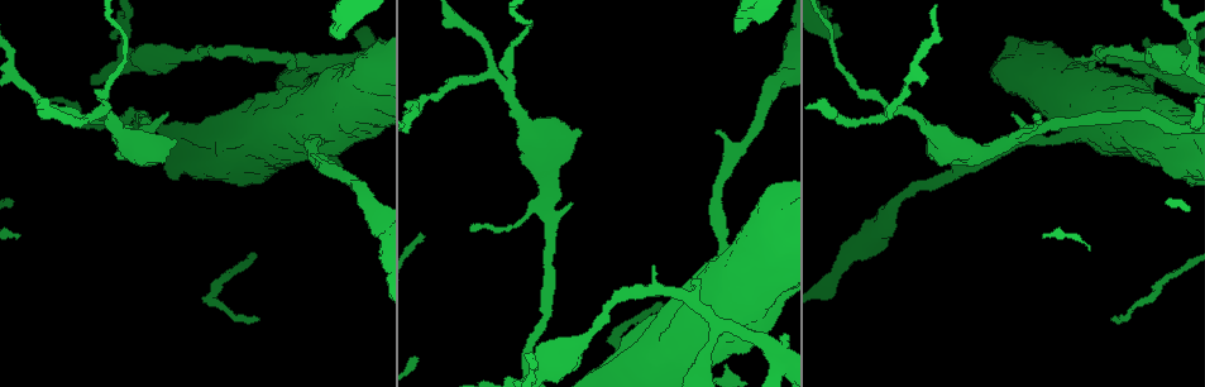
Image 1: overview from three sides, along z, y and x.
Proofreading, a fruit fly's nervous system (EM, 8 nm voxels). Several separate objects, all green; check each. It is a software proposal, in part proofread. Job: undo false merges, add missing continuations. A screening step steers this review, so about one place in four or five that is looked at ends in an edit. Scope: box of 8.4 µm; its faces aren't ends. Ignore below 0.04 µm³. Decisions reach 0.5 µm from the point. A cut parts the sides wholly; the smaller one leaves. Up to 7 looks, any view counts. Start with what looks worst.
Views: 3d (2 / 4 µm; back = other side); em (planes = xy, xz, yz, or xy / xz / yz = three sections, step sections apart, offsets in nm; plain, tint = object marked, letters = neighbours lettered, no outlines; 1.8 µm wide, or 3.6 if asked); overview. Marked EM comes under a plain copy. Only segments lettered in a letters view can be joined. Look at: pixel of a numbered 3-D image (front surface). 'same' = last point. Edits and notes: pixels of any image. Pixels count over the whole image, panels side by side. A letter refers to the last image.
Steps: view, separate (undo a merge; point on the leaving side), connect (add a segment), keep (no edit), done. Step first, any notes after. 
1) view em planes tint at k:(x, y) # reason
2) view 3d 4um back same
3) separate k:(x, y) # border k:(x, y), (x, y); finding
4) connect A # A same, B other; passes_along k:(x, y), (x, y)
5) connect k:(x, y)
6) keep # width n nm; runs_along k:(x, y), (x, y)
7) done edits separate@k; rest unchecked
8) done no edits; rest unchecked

view em planes letters at 1:(329, 27) # branch stops here

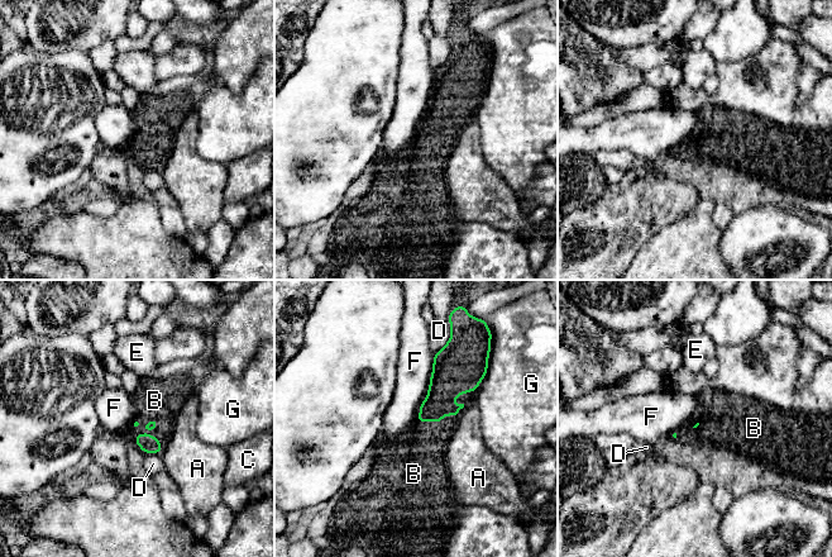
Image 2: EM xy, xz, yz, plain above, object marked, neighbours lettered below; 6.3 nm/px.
connect B # A other, B same, C other, D other, E other, F other, G other; passes_along 2:(458, 369), (460, 408), (434, 437); it goes on there

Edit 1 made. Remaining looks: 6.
view overview # redraw

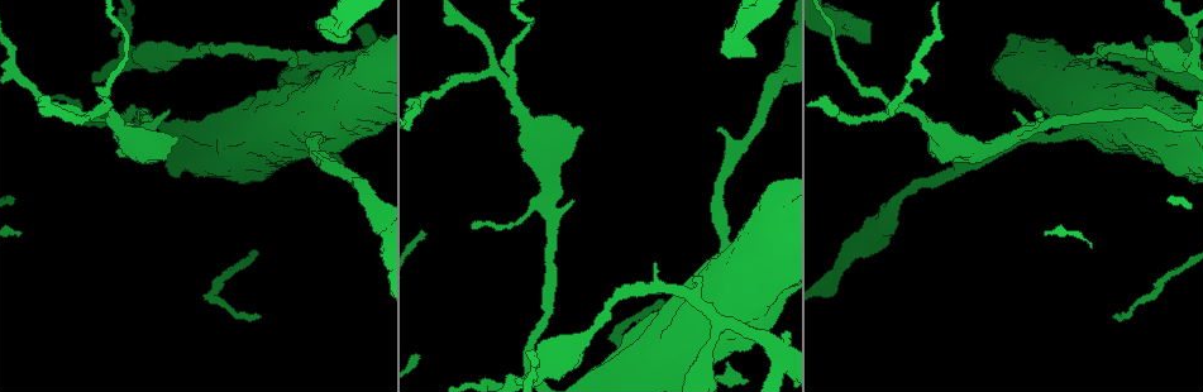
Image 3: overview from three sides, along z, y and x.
view em planes tint at 3:(589, 337) # thick turns thin

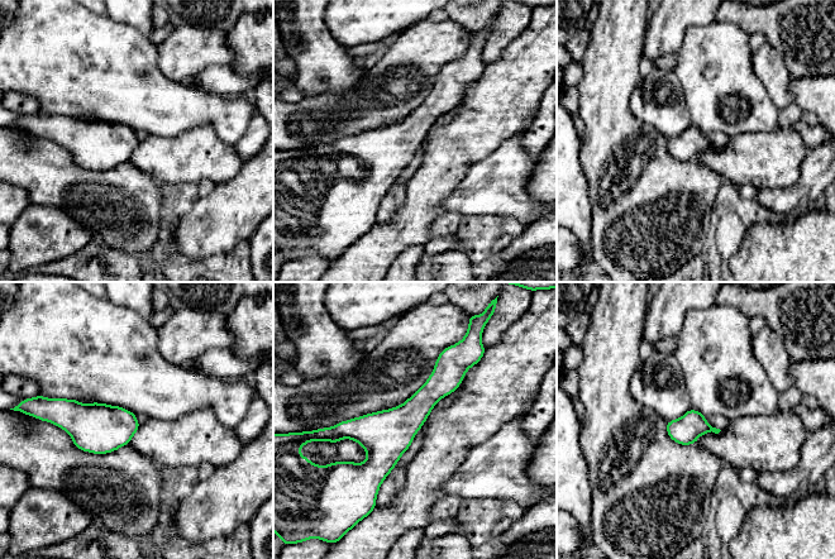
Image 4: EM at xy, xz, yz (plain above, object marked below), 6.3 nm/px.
view em planes letters same # what lies round it

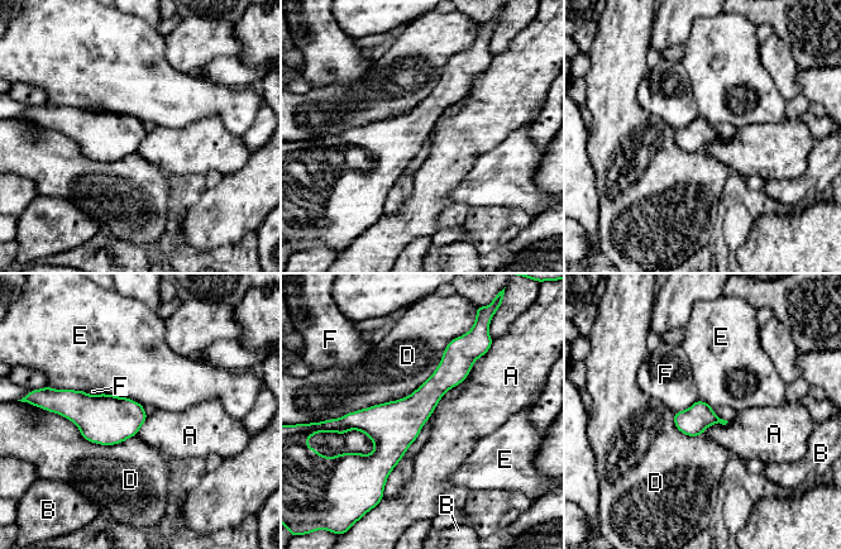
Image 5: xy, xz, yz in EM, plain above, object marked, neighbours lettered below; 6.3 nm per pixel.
keep # A other, B other, D other, E other, F other; border 5:(729, 421), (711, 424), (702, 434); continuous, no second neuron

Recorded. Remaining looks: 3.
view 3d 2um at 3:(774, 353) # thick turns thin

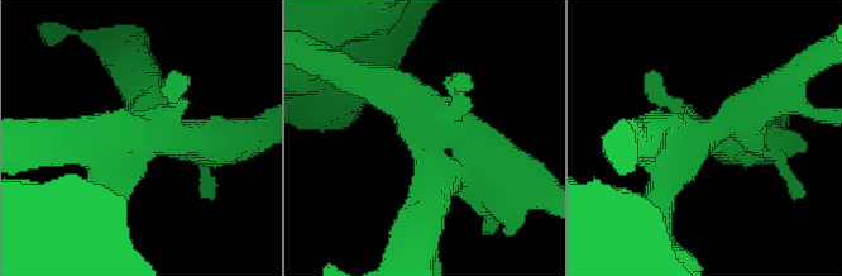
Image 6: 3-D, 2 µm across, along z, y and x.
view em xz step 8 tint at 6:(703, 131) # shape alone is not enough

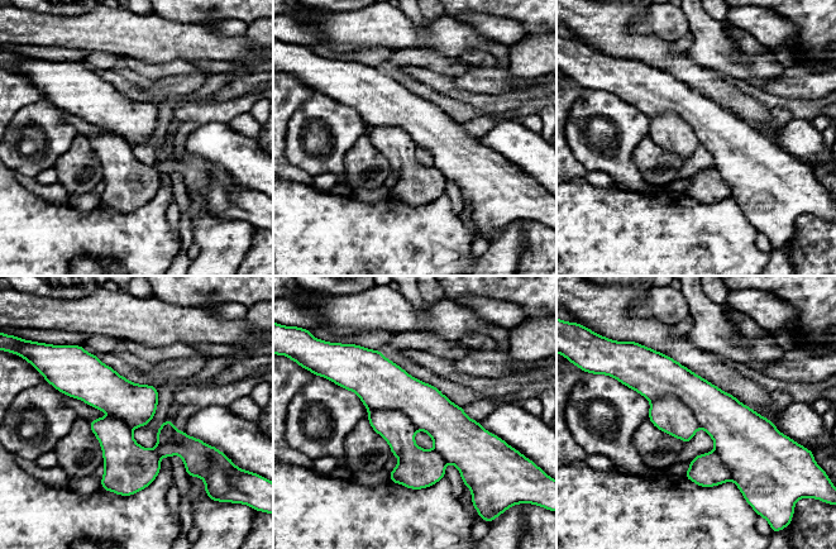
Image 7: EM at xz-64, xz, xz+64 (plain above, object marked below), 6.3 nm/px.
view em planes letters same

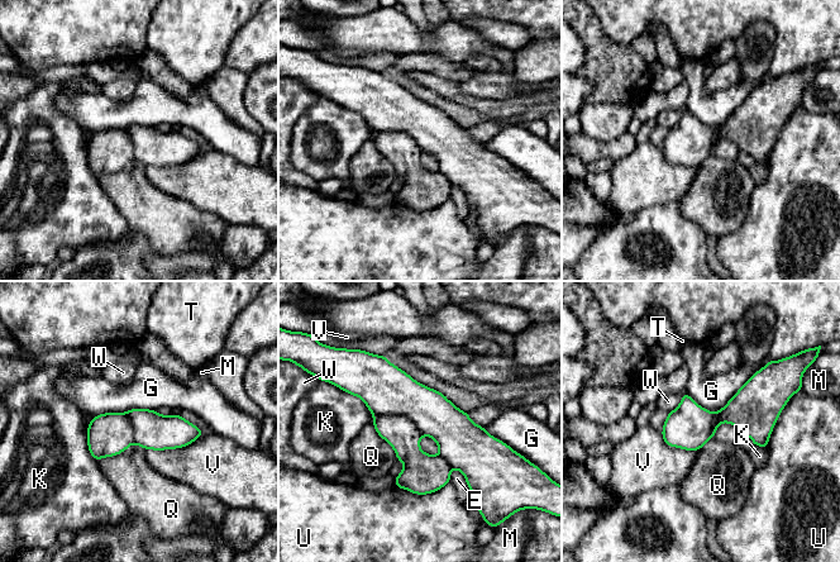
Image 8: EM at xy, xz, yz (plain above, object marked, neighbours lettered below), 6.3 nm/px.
separate 8:(385, 389) # E other, G other, K other, M other, Q other, T other, U other, V other, W other; a second neuron is stuck on

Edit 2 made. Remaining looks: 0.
done edits connect@2, separate@8; rest unchecked

